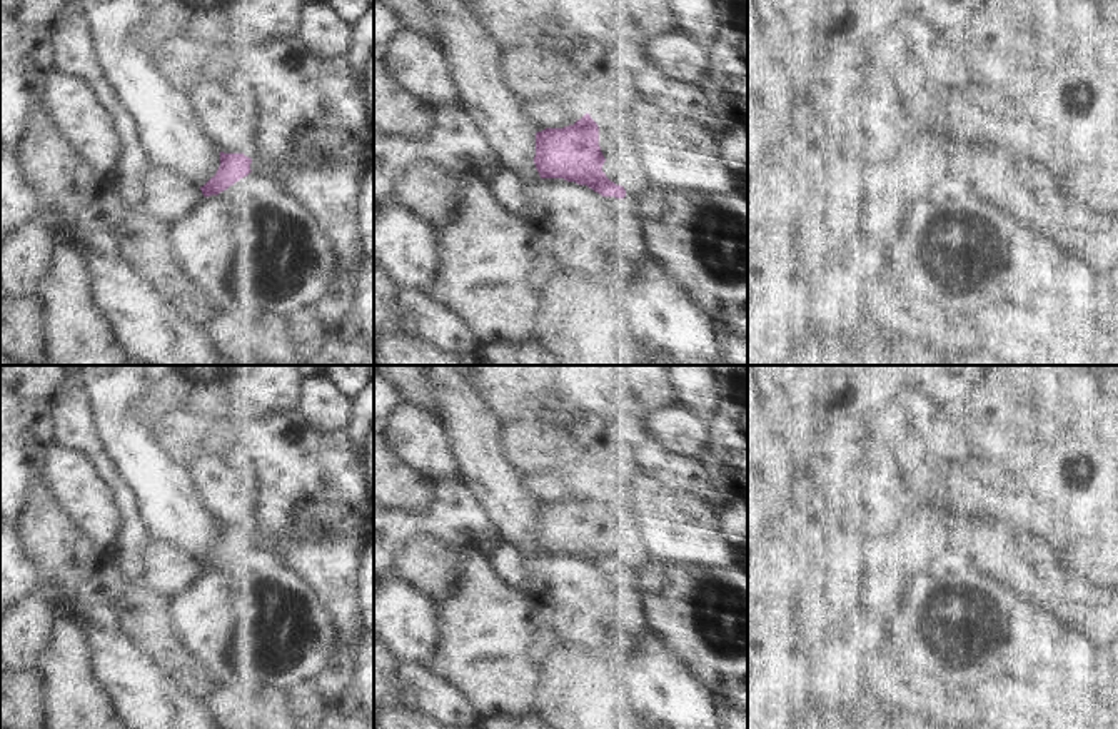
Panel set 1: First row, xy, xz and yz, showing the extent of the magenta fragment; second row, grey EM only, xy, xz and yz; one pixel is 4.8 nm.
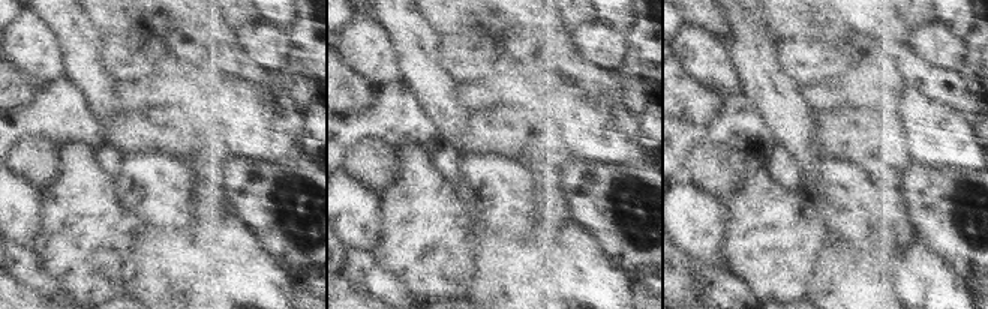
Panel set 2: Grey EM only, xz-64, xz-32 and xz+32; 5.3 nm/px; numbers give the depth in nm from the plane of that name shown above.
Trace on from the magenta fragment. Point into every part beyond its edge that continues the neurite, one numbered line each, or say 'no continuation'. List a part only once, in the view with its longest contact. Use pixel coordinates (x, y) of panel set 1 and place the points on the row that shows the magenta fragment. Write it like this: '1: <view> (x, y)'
1: xz (623, 165)

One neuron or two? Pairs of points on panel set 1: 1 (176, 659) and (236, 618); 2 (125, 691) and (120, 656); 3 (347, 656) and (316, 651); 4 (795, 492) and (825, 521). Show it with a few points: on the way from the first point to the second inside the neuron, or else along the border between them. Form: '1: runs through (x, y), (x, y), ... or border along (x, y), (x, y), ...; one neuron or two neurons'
1: border along (171, 616), (177, 643), (197, 668), (196, 683); two neurons
2: runs through (125, 683), (125, 673), (120, 664); one neuron
3: border along (341, 638), (329, 664), (314, 679); two neurons
4: runs through (801, 499), (818, 516); one neuron

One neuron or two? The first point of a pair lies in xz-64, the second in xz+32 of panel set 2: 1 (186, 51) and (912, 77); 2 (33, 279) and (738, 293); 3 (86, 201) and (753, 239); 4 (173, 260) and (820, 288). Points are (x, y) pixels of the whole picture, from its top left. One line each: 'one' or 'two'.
1: one
2: one
3: one
4: one

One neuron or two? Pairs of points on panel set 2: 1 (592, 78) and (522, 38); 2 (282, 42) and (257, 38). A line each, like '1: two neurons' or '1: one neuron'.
1: one neuron
2: one neuron

